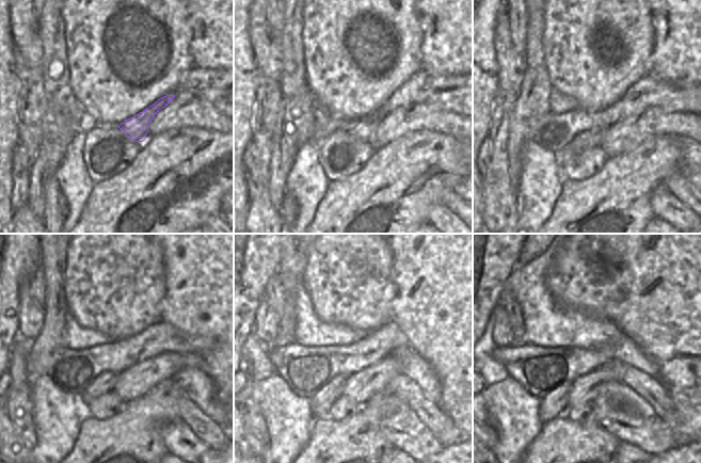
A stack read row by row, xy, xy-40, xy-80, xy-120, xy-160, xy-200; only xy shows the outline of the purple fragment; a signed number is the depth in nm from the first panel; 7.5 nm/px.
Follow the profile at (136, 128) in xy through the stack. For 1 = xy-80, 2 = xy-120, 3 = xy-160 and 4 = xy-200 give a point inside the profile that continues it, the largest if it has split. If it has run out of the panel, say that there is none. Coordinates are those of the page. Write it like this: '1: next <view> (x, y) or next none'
1: next xy-80 (587, 140)
2: next xy-120 (104, 382)
3: next xy-160 (320, 402)
4: next xy-200 (552, 405)

